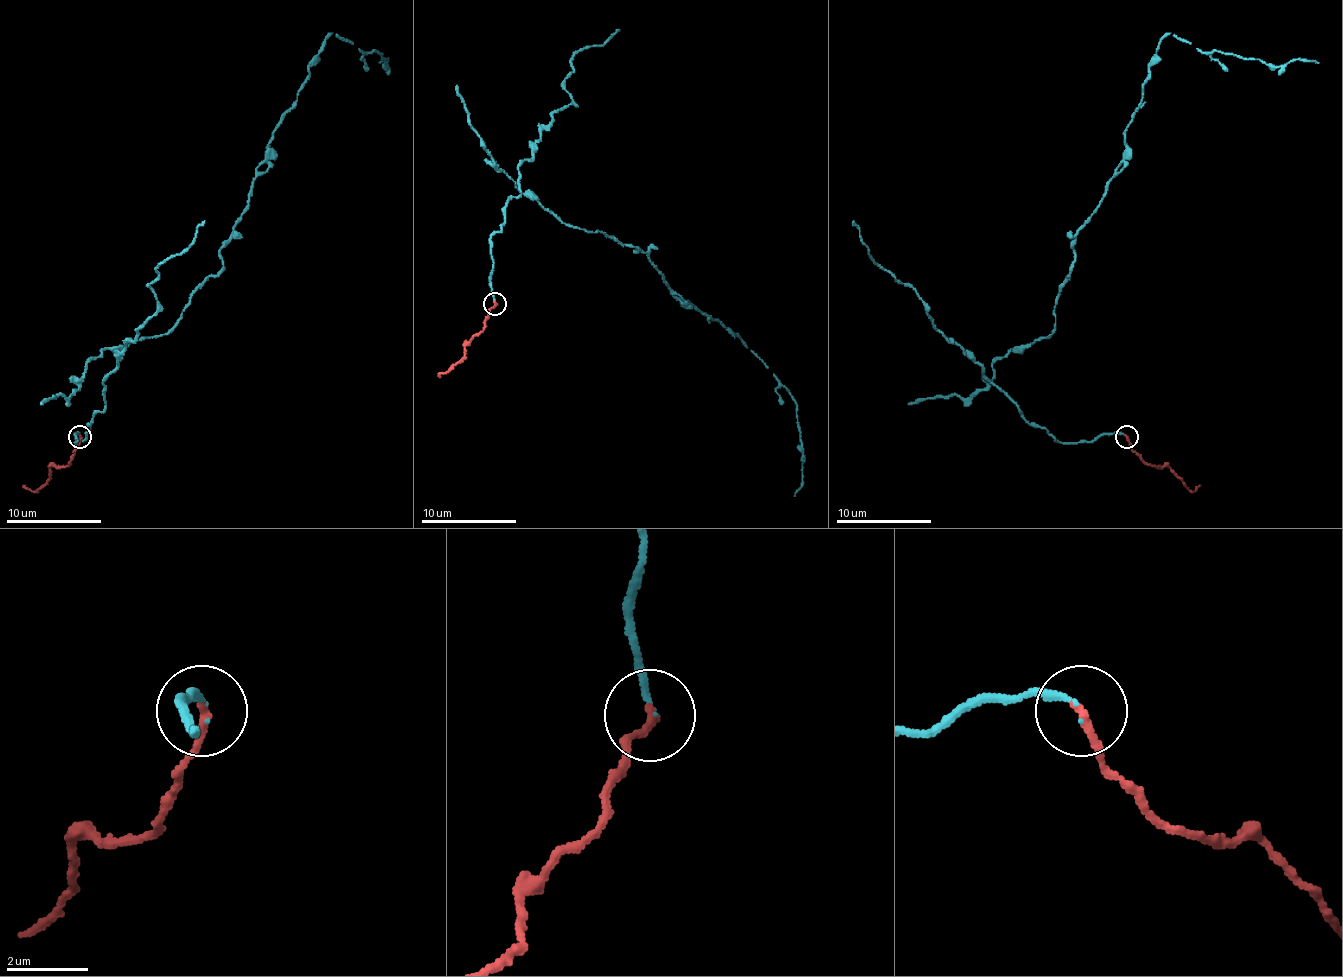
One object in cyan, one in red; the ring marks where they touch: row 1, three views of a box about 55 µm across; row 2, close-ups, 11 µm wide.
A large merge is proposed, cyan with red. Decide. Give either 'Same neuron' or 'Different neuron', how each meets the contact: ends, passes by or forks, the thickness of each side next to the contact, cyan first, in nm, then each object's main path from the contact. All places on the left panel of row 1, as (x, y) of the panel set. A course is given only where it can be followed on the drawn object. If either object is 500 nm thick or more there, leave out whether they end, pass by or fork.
Same neuron. At the ring cyan ends. At the ring red ends. Thickness 150 nm (cyan) against 220 nm. Course of cyan: (80, 436), (104, 410), (85, 367), (163, 334), (223, 267), (322, 42), (332, 32), (379, 63). Course of red: (80, 436), (68, 464), (52, 467), (49, 479), (35, 490), (23, 486)

